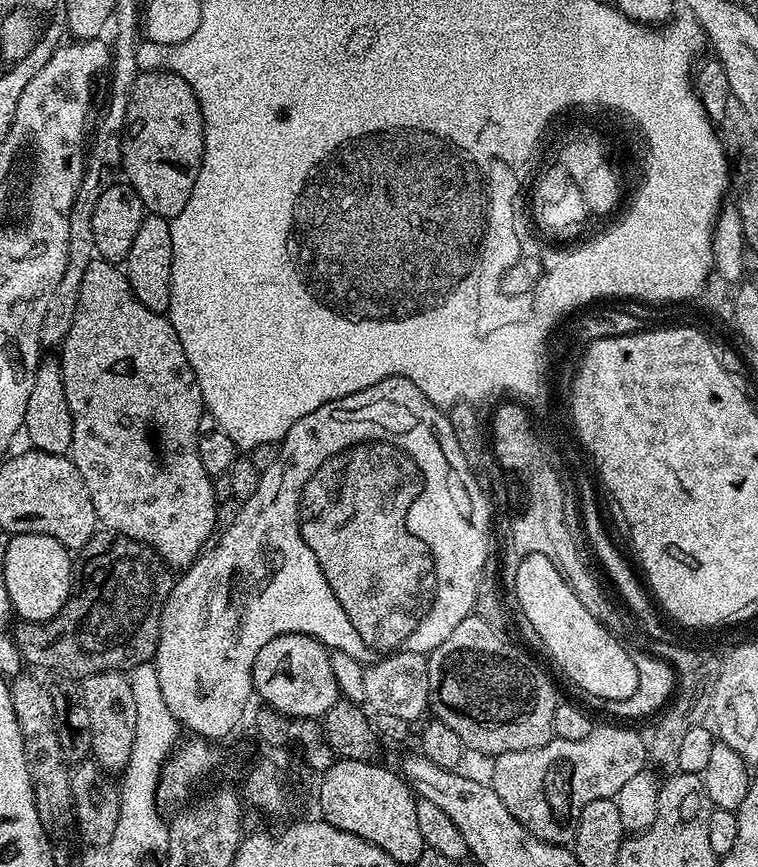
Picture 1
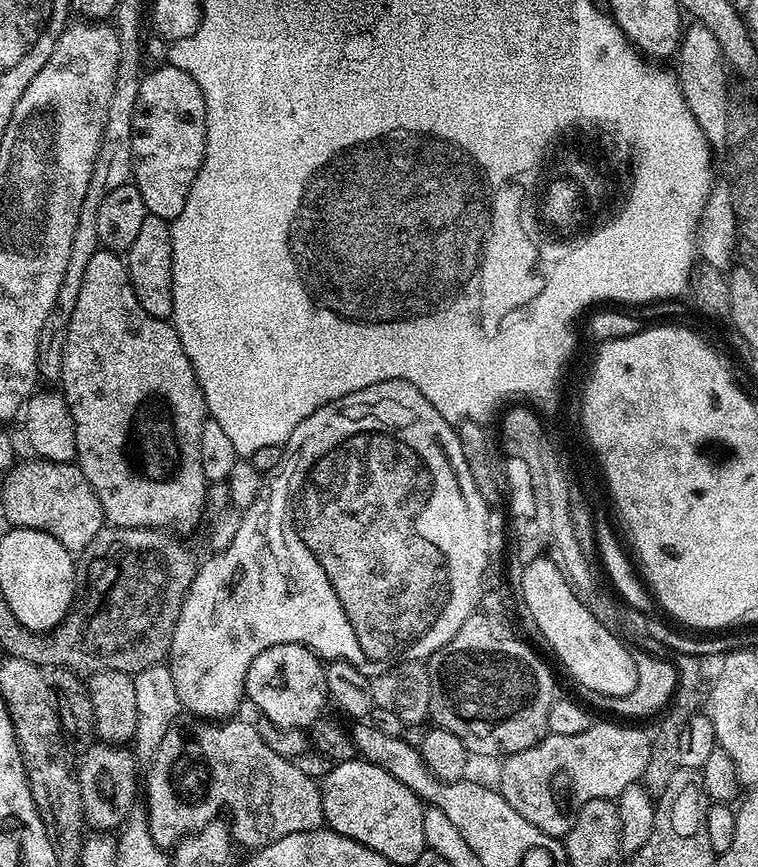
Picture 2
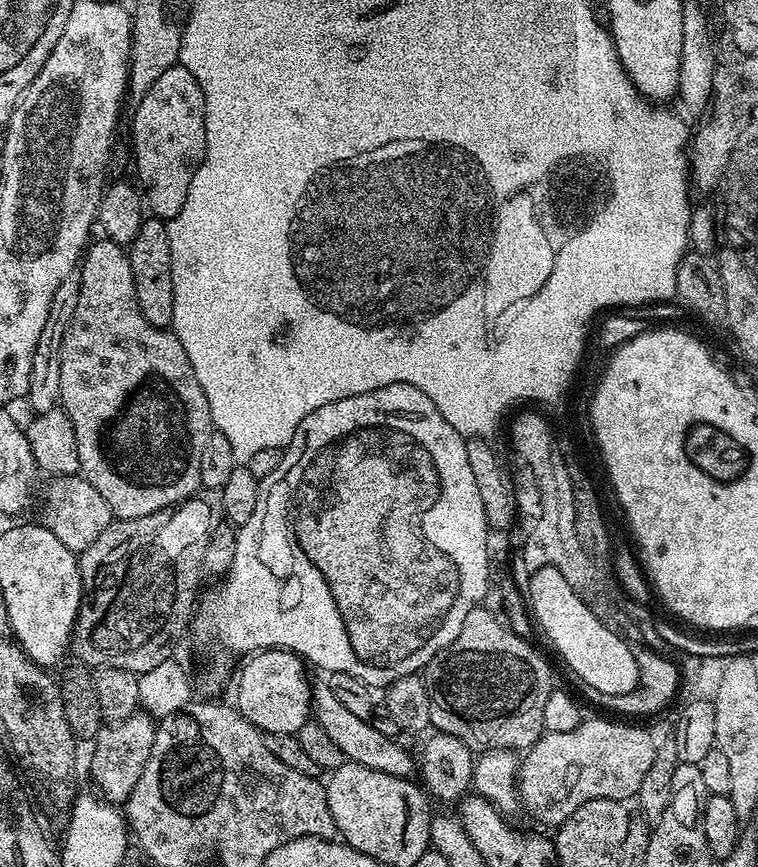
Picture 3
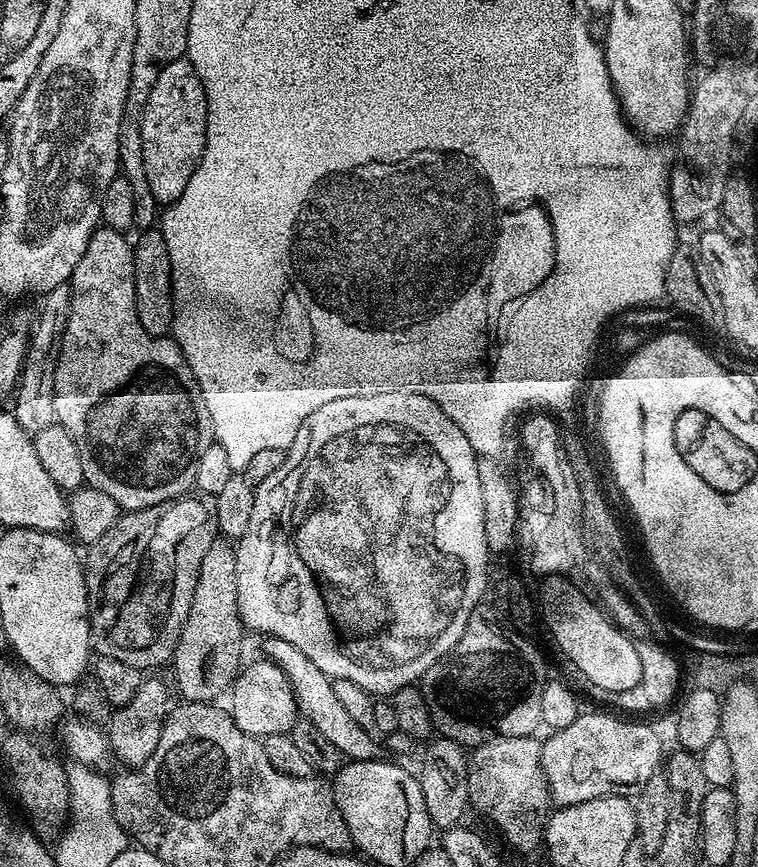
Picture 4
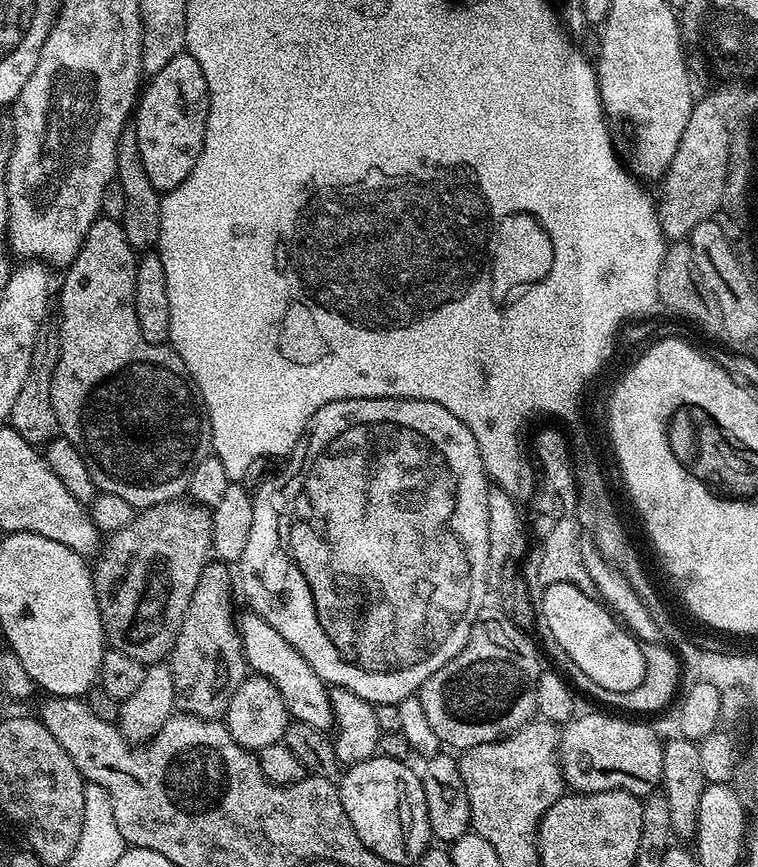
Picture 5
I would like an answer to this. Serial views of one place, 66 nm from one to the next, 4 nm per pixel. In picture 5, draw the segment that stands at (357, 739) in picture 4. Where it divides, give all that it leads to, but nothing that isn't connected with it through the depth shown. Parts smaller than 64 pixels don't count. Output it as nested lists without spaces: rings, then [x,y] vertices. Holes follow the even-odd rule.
[[[248,610],[245,613],[244,617],[239,617],[238,627],[244,647],[244,659],[247,660],[249,669],[255,675],[265,676],[270,682],[274,682],[292,720],[301,720],[306,722],[306,726],[321,730],[331,729],[333,722],[328,697],[329,685],[312,669],[310,662],[306,662],[306,658],[302,658],[302,654],[298,654],[298,650],[294,650],[294,646],[290,646],[290,642],[286,642],[286,638],[282,638],[278,630],[274,630],[274,626],[267,624],[254,611]]]

